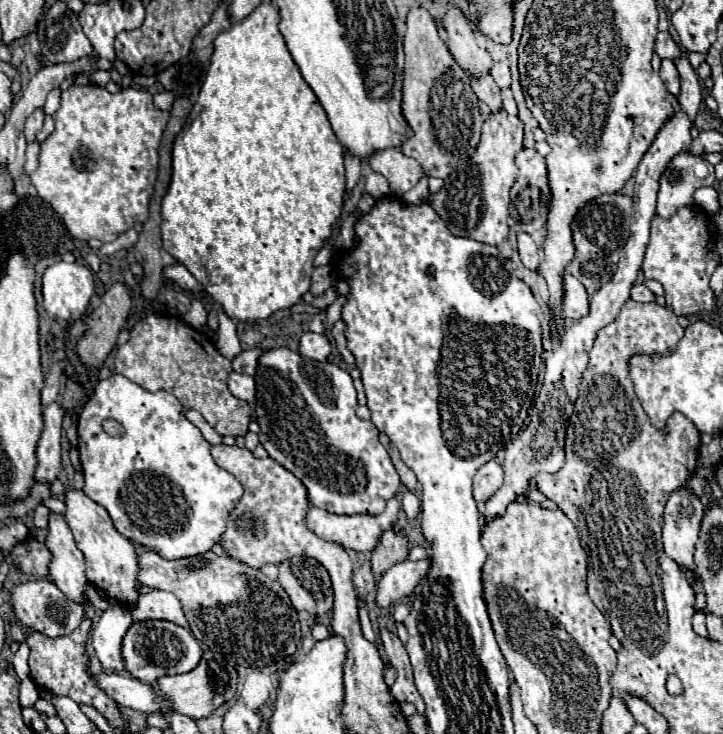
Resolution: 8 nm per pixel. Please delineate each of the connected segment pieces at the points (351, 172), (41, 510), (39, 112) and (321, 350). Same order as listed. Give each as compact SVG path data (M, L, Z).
M345 151L345 177L347 177L347 191L351 191L361 177L361 161L351 151Z
M39 505L33 513L33 527L35 529L45 529L47 527L47 515L49 515L49 509L45 505Z
M35 109L29 117L27 117L27 123L25 123L25 137L27 141L33 141L37 131L43 127L43 119L45 119L45 111L43 109Z
M303 333L299 339L299 355L315 359L315 361L327 361L327 355L331 353L331 343L325 335L317 333Z

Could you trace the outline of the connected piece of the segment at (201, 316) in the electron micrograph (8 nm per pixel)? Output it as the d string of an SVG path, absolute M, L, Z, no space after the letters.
M191 297L191 309L189 309L189 313L183 317L183 321L185 321L187 325L195 327L195 329L199 329L201 325L205 325L205 321L207 321L207 309L203 307L203 301L201 301L201 299Z

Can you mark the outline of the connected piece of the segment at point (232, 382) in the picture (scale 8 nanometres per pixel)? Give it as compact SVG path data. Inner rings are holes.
M231 371L229 373L229 379L227 379L227 385L229 385L229 391L237 399L243 399L247 403L253 403L255 401L255 381L253 381L251 375Z

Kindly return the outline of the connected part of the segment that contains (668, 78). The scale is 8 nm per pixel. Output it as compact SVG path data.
M663 59L661 61L659 75L665 81L665 87L669 89L669 93L677 95L679 93L679 73L677 73L677 67L675 67L675 63L671 59Z

